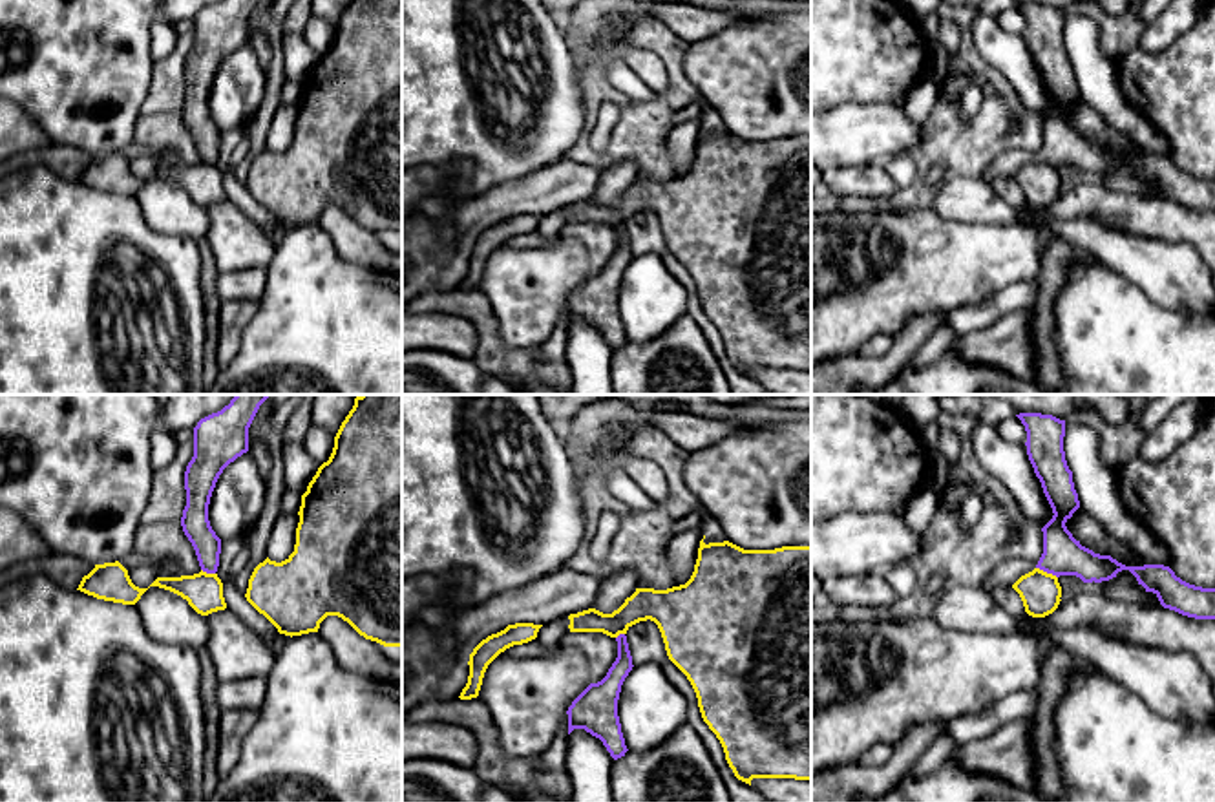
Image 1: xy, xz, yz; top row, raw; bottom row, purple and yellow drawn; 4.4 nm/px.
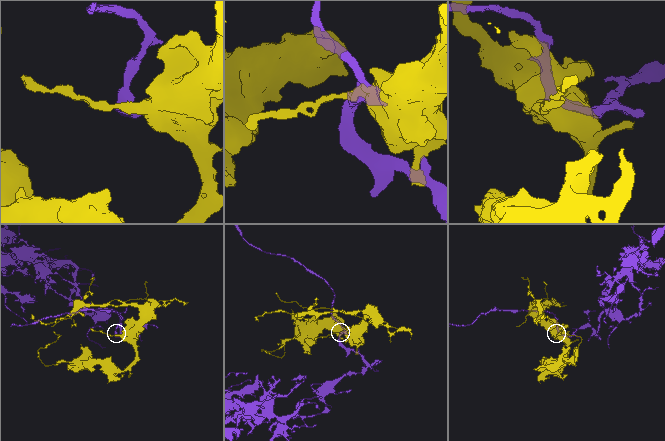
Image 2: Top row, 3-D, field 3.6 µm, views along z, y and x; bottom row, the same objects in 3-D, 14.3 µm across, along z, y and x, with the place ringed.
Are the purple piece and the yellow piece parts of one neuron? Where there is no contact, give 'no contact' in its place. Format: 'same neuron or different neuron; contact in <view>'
different neuron; contact in yz

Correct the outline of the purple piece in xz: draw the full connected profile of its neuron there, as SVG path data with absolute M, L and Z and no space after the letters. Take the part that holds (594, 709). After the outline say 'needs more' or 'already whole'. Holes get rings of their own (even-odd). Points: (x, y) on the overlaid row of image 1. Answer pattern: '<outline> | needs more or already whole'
M619 634L616 641L618 658L607 676L597 683L590 683L566 711L568 734L574 729L585 729L603 742L614 760L629 751L618 716L618 700L623 681L634 667L627 636Z | already whole

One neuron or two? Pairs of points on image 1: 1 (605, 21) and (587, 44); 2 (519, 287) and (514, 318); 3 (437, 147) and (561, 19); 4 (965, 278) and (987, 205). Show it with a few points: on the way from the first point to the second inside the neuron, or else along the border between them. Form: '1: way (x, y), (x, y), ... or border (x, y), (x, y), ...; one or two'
1: way (600, 26), (587, 39); one
2: way (519, 295), (519, 311); one
3: border (550, 19), (563, 33); two
4: border (1024, 212), (1011, 223), (958, 223), (940, 216); two

